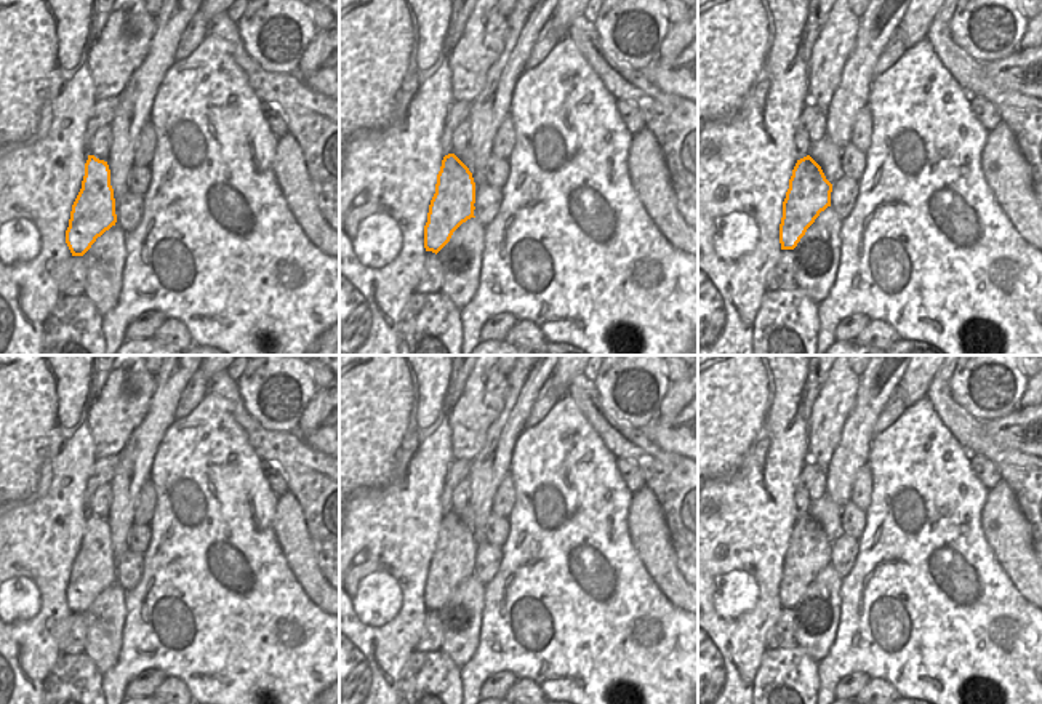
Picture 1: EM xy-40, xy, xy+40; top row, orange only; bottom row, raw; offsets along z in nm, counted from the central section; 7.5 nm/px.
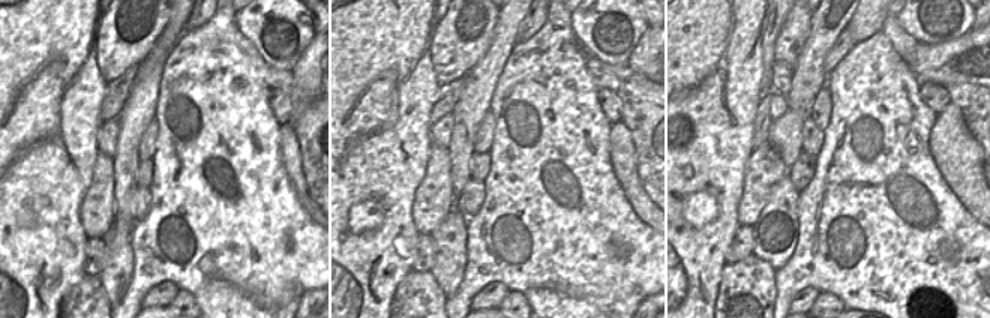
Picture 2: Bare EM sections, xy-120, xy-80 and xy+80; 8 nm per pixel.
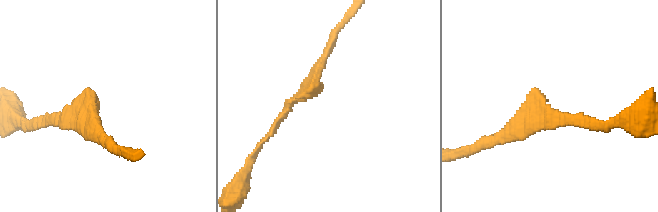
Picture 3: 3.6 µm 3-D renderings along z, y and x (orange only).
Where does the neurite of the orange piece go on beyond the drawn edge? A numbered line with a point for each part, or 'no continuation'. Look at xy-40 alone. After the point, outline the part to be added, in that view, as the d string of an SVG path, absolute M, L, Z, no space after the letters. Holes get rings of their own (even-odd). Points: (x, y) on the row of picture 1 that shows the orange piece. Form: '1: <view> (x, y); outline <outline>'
no continuation

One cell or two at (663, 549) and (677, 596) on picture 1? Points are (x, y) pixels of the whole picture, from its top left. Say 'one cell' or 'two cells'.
one cell

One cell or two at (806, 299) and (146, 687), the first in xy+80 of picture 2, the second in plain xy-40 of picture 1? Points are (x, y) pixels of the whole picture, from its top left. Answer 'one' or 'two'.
one

